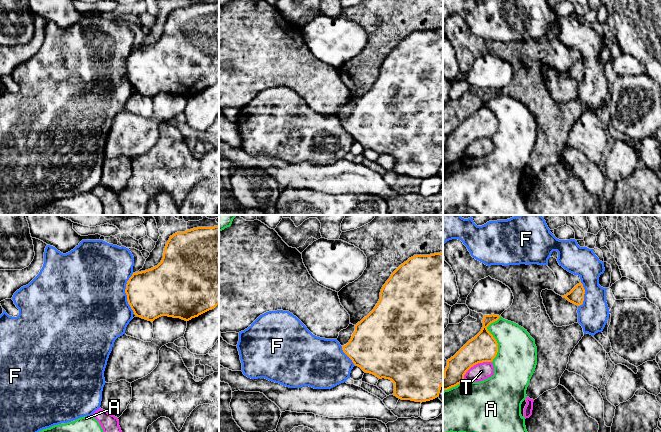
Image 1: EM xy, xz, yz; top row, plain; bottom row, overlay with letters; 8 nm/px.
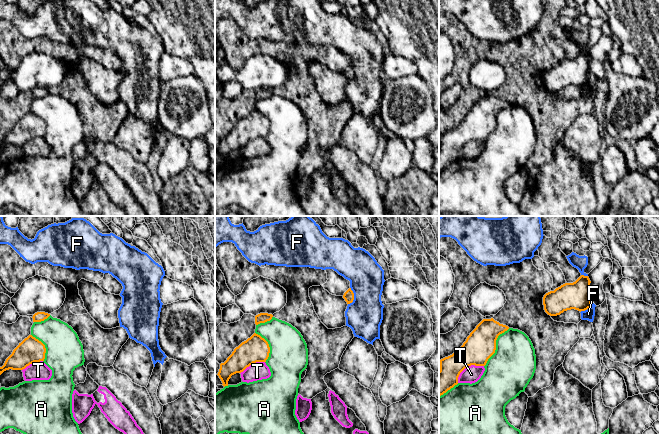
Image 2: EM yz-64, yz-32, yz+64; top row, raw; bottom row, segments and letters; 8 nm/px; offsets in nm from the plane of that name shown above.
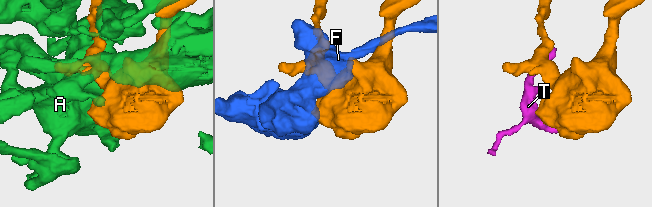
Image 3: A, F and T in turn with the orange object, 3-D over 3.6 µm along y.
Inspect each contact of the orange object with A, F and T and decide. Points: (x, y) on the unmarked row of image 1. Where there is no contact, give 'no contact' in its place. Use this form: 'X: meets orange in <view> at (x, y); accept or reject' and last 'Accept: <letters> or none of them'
A: meets orange in yz at (494, 114); reject
F: meets orange in xy at (125, 68); reject
T: meets orange in yz at (475, 140); reject
Accept: none of them

